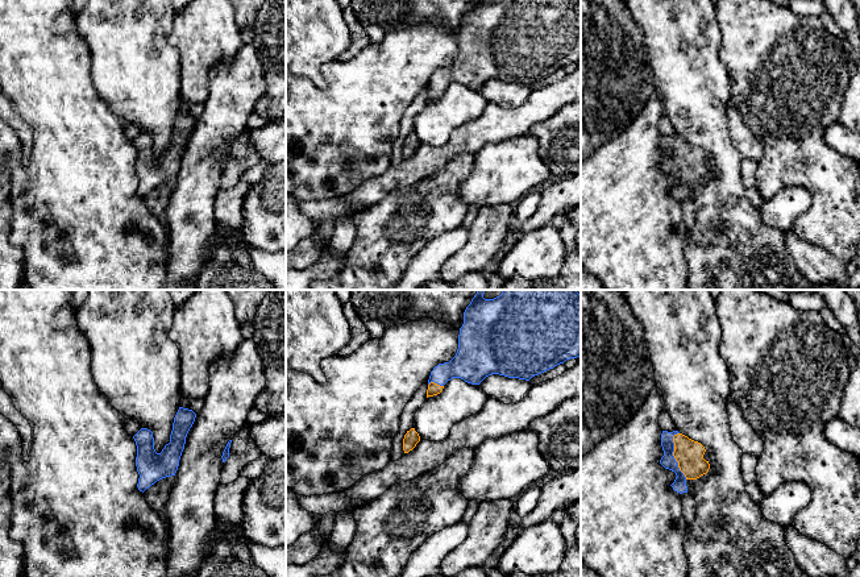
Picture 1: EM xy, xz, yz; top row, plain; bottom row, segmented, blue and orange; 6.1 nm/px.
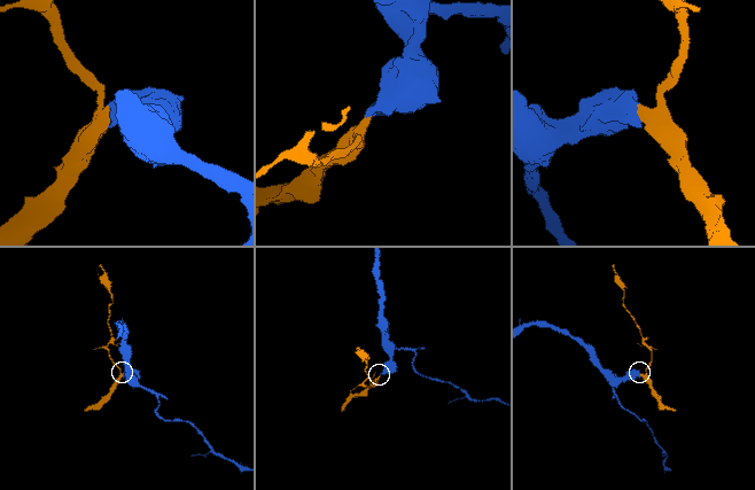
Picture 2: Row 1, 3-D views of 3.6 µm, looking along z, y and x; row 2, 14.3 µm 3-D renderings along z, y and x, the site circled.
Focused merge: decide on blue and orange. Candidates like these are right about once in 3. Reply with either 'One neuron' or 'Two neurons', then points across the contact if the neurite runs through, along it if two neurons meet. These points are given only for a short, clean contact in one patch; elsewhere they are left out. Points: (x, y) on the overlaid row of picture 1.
One neuron. Path across: yz (668, 461), (673, 456), (689, 455)

